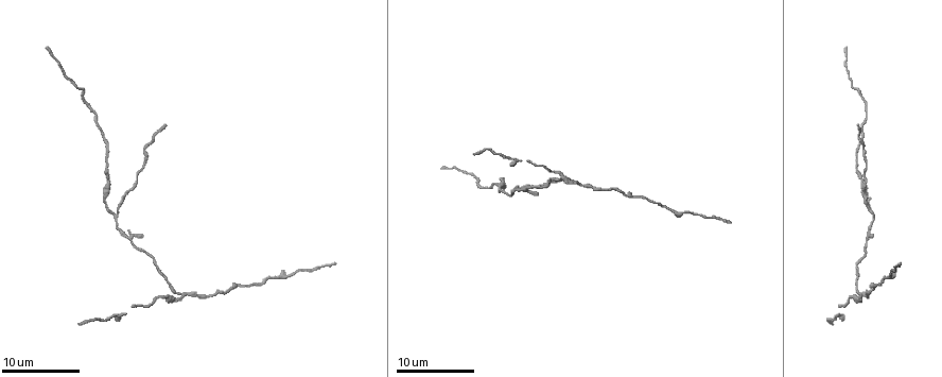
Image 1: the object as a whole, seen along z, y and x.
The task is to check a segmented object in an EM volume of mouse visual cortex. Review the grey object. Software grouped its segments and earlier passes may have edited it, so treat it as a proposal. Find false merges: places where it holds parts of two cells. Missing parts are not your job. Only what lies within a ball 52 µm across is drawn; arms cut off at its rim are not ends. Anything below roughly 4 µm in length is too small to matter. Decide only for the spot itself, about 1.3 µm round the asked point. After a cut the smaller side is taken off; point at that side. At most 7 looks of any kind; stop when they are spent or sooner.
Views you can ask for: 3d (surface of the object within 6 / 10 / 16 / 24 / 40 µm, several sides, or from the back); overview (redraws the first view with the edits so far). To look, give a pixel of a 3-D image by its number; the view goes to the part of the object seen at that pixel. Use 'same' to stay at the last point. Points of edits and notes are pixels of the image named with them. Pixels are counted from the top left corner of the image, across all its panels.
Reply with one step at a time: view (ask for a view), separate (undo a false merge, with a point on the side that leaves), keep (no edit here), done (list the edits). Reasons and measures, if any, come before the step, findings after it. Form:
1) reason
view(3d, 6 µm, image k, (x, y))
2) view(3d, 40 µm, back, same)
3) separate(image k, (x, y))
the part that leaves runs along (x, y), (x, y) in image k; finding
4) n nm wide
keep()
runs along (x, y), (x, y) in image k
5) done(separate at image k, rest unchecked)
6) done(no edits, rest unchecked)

three arms meet
view(3d, 6 µm, image 1, (520, 161))

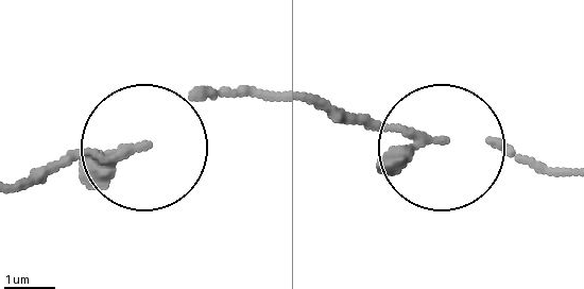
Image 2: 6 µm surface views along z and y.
view(3d, 6 µm, back, image 2, (442, 139))

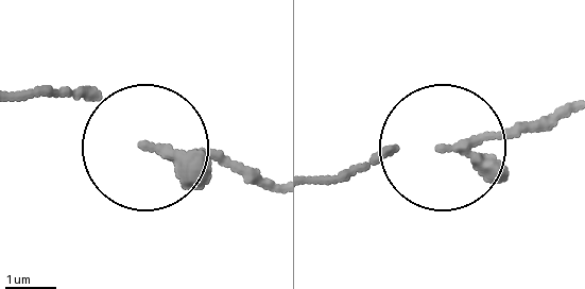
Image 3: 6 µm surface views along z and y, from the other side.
110 nm wide
keep()
all the same cell

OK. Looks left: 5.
two arms in line, one across
view(3d, 10 µm, image 1, (181, 300))

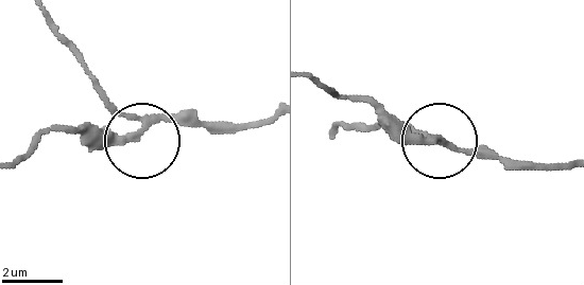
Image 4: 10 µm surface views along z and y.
keep()
continuous, no second cell

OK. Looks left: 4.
arms part here
view(3d, 16 µm, image 1, (116, 215))

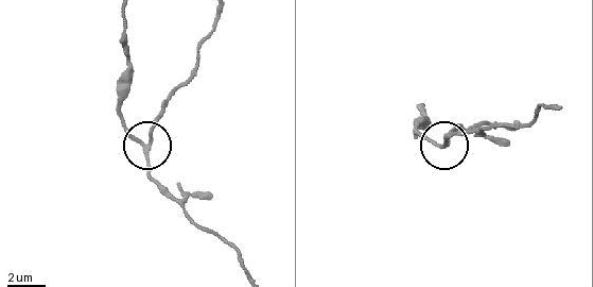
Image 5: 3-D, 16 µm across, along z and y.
150 nm wide
separate(image 5, (153, 123))
the part that leaves runs along (149, 147), (149, 134), (161, 105), (193, 67), (215, 15) in image 5; a second cell is stuck on

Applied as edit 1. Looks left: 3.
done(separate at image 5, rest unchecked)

